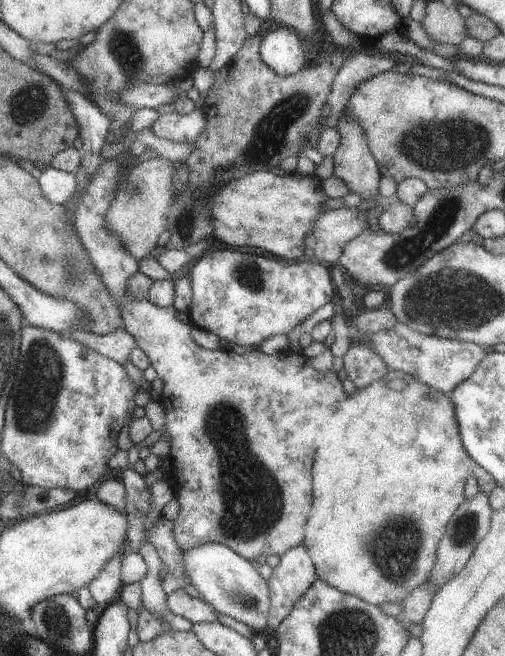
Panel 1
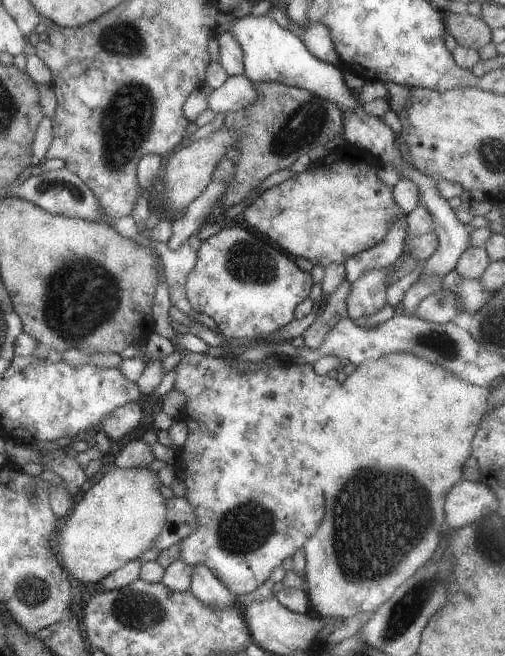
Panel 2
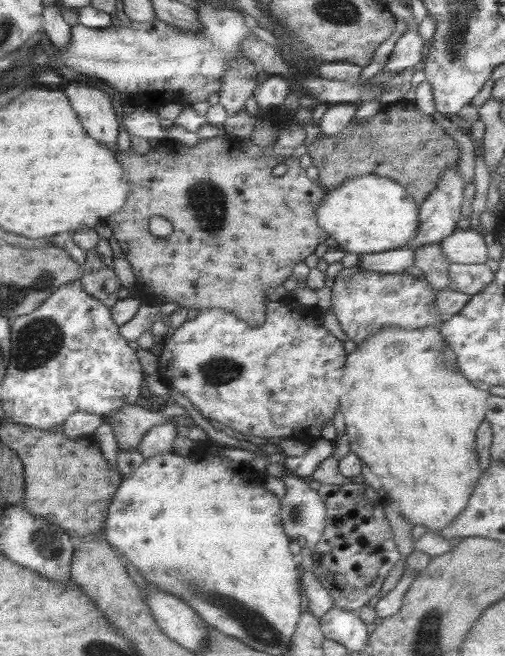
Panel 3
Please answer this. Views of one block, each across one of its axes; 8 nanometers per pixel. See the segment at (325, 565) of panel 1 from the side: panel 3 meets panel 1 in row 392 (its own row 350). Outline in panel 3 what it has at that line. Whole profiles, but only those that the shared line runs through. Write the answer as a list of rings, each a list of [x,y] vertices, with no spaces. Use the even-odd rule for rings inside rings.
[[[282,299],[277,302],[265,304],[265,317],[263,324],[249,326],[243,320],[236,318],[233,314],[219,310],[219,308],[209,308],[200,310],[193,320],[186,320],[181,326],[173,331],[173,334],[163,339],[161,352],[157,360],[156,373],[161,380],[167,376],[169,389],[181,393],[199,411],[199,414],[208,420],[215,420],[223,426],[229,426],[235,432],[241,434],[259,436],[259,438],[282,438],[296,439],[302,443],[310,444],[314,439],[320,437],[320,430],[327,421],[333,419],[337,410],[344,417],[344,434],[346,443],[351,453],[377,476],[381,483],[381,489],[387,498],[395,506],[404,520],[415,526],[415,530],[421,532],[431,532],[438,534],[447,523],[450,523],[463,510],[481,470],[478,467],[477,455],[475,452],[475,431],[484,420],[486,410],[486,398],[488,391],[475,388],[462,374],[457,367],[448,367],[441,355],[443,340],[436,326],[419,327],[416,329],[402,329],[388,326],[375,331],[375,334],[367,336],[353,352],[342,351],[342,344],[338,342],[329,331],[317,323],[315,316],[309,316],[305,308],[290,304],[290,299]]]

